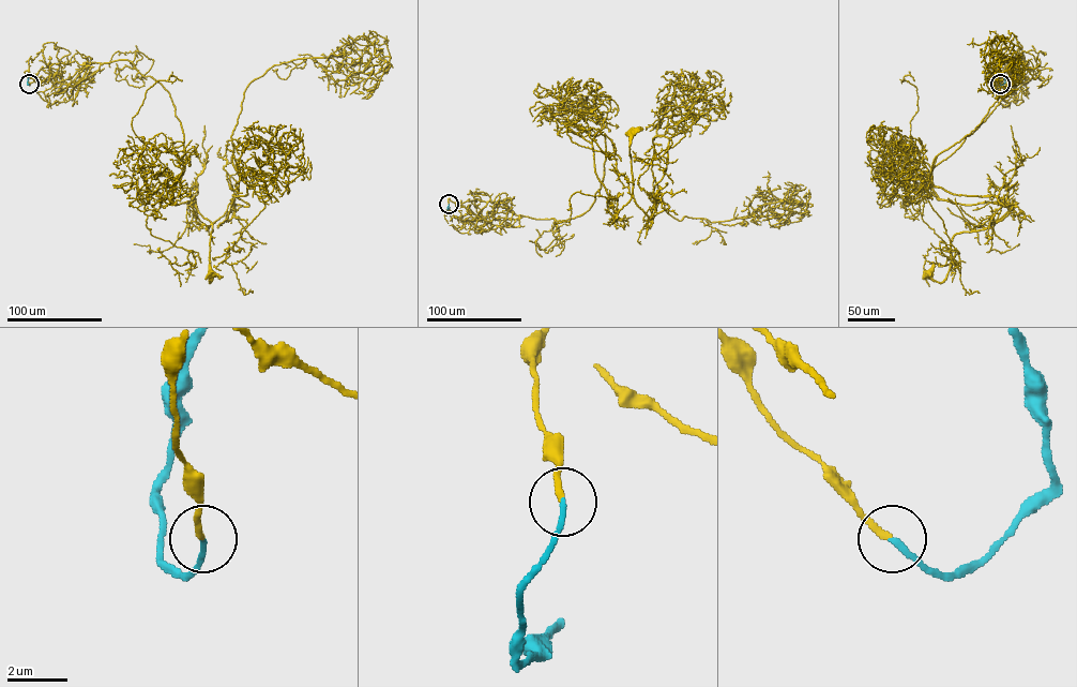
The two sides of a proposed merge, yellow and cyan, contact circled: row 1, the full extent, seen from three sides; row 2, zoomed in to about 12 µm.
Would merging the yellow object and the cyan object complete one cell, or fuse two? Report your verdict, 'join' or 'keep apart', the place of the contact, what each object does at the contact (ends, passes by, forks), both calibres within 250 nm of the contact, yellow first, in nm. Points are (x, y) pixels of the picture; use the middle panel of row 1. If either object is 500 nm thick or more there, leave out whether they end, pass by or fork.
join | (449, 204) | yellow ends | cyan ends | 200/190 nm

